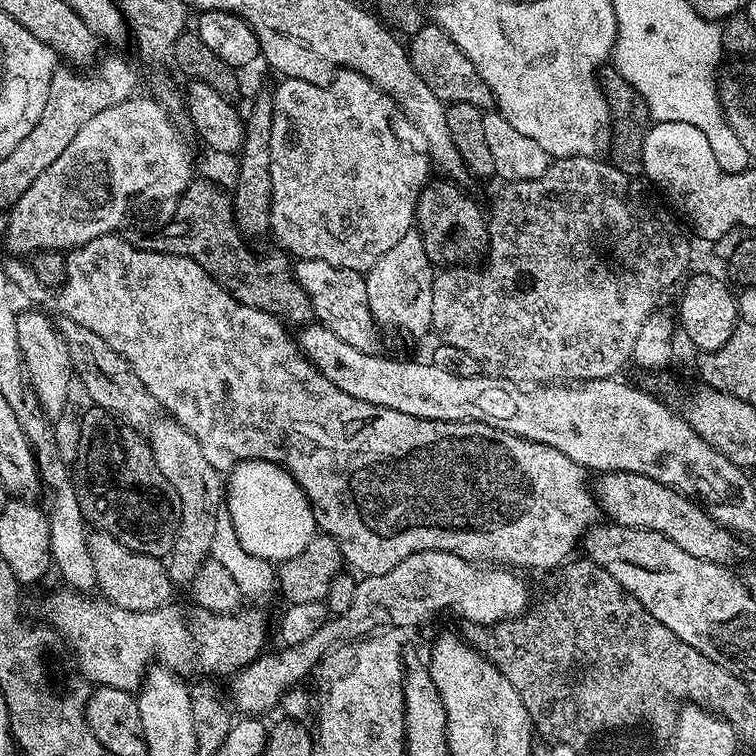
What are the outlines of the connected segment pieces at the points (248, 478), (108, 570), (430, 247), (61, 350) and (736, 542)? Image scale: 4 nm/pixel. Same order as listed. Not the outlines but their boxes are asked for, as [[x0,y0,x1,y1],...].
[[226,459,318,562],[88,531,174,612],[414,178,488,266],[16,311,74,418],[594,472,749,565]]

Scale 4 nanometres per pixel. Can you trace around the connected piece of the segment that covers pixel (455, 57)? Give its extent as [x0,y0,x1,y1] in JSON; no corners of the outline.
[407,22,493,110]

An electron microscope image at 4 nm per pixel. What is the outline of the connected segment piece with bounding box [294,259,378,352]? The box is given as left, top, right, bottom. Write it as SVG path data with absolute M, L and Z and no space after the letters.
M297 259L294 275L306 290L315 319L319 323L334 330L334 334L338 334L342 342L350 342L350 346L358 350L367 352L373 347L378 325L372 319L371 310L367 306L366 282L361 273L349 268L339 268L325 260Z

